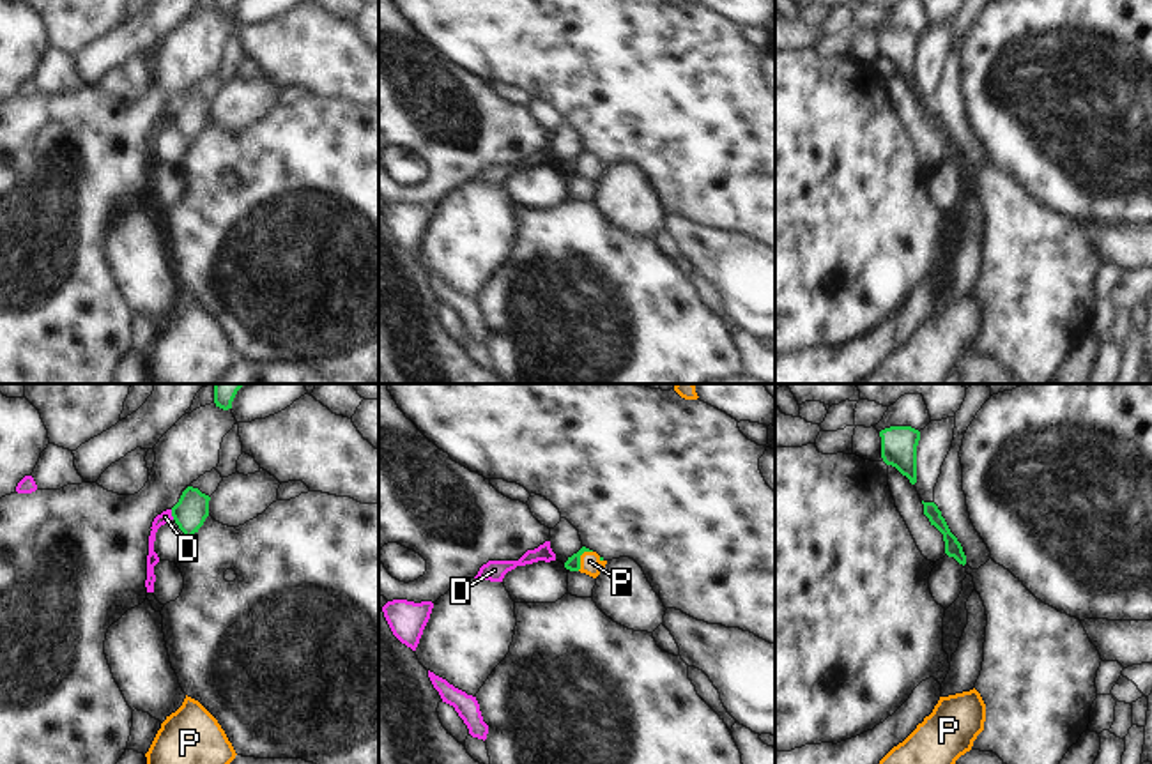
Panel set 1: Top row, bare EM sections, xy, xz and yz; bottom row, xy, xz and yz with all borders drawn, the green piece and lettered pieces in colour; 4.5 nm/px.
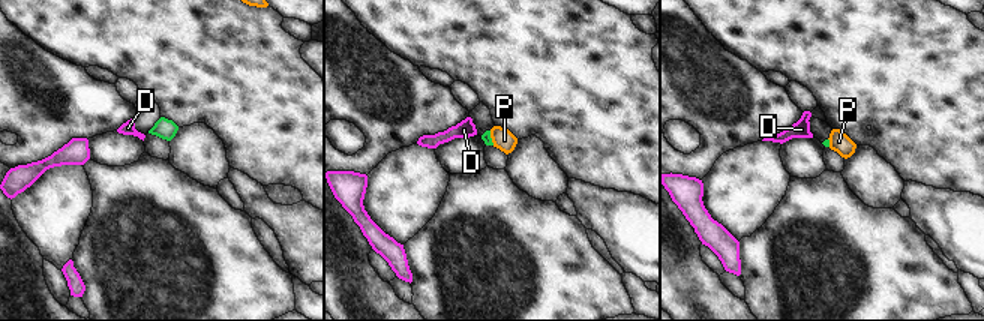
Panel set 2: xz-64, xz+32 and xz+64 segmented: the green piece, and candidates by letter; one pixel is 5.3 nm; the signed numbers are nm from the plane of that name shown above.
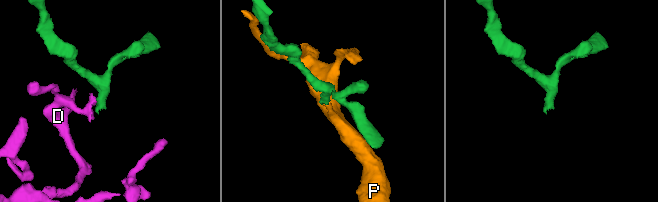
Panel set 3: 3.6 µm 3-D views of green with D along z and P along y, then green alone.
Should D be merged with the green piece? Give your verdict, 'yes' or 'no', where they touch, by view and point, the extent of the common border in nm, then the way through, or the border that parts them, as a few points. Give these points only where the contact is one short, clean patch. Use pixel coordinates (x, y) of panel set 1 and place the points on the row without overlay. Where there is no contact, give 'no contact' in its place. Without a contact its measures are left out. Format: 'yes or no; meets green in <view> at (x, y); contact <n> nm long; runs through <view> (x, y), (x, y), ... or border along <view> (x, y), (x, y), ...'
no; meets green in xy at (172, 119); contact 50 nm long; border along xy (170, 114), (174, 122)

